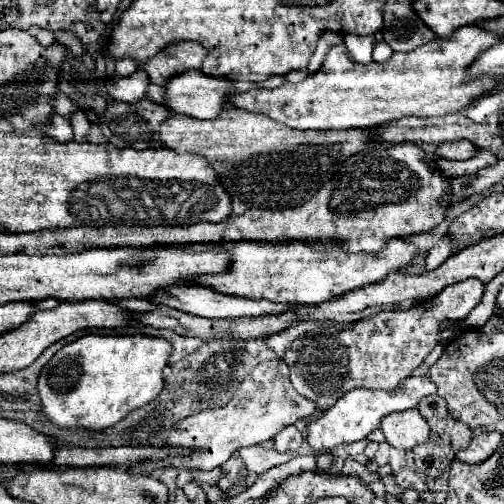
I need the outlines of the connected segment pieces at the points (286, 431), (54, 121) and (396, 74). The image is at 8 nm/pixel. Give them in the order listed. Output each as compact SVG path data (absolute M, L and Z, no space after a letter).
M295 425L285 427L274 438L275 449L278 452L295 451L300 447L303 436Z
M54 115L54 117L50 117L46 135L52 137L52 139L56 139L56 141L60 141L60 143L66 143L66 141L72 141L72 139L74 139L70 121L64 119L62 115Z
M466 25L466 27L456 29L452 33L452 37L448 37L448 39L434 39L410 53L394 53L386 63L370 61L366 65L356 63L350 57L346 45L338 43L338 45L330 47L330 51L326 53L322 67L314 75L308 75L302 83L284 83L276 89L250 89L244 93L230 93L230 107L268 115L274 121L284 123L292 129L316 129L316 131L372 129L374 125L380 125L386 121L396 121L396 119L410 117L410 115L440 117L440 115L448 115L448 113L464 109L476 97L480 97L484 91L490 91L500 83L500 79L488 79L488 77L476 77L476 81L472 81L472 79L468 81L468 77L470 77L468 67L472 65L472 61L482 51L486 51L488 47L492 47L498 41L500 41L498 35L488 33L476 25Z

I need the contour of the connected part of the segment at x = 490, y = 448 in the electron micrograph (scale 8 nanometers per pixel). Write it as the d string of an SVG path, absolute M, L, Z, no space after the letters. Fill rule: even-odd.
M496 431L480 433L478 437L474 437L470 441L470 445L466 449L456 453L456 459L460 463L470 463L470 465L482 463L482 461L486 461L496 451L496 447L500 445L500 439L502 439L502 435L496 433Z

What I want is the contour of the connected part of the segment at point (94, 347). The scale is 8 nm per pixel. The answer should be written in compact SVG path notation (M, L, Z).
M84 335L68 345L64 345L42 369L38 381L38 393L42 399L42 409L50 421L58 427L86 427L86 429L106 429L130 411L144 407L154 401L164 389L164 367L172 353L172 343L162 337L150 335Z

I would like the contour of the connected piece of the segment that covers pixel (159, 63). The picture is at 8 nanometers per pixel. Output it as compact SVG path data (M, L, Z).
M180 41L180 43L168 45L166 49L162 49L162 53L146 61L142 69L150 77L150 83L164 87L172 75L184 73L188 69L200 69L204 57L206 57L206 49L202 45Z

